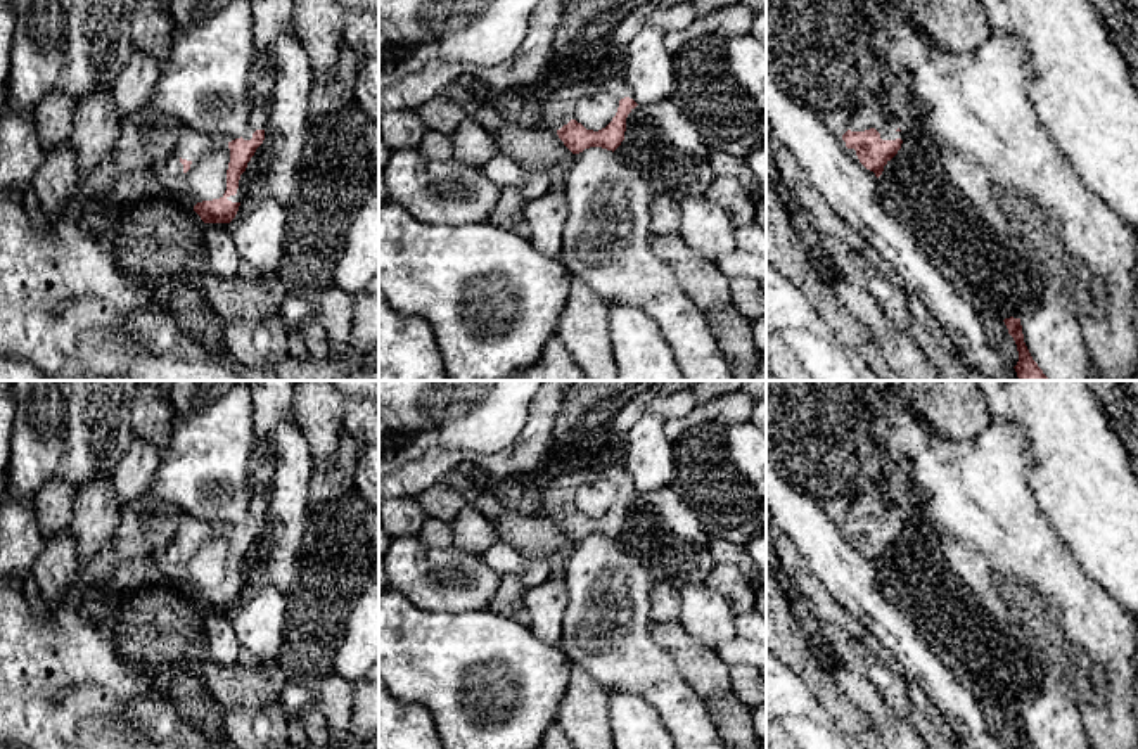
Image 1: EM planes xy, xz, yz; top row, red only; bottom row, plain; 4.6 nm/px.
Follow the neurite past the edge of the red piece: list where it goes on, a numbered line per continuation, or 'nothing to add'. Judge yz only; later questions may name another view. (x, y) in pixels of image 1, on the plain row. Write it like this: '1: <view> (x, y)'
1: yz (888, 519)

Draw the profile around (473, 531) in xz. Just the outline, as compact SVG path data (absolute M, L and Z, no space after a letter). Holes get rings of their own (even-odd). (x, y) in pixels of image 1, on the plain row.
M465 503L451 521L453 545L476 555L500 541L500 535L481 510Z

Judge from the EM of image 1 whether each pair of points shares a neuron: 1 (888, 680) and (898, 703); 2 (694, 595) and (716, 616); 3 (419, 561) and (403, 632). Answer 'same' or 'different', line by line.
1: same
2: same
3: different

